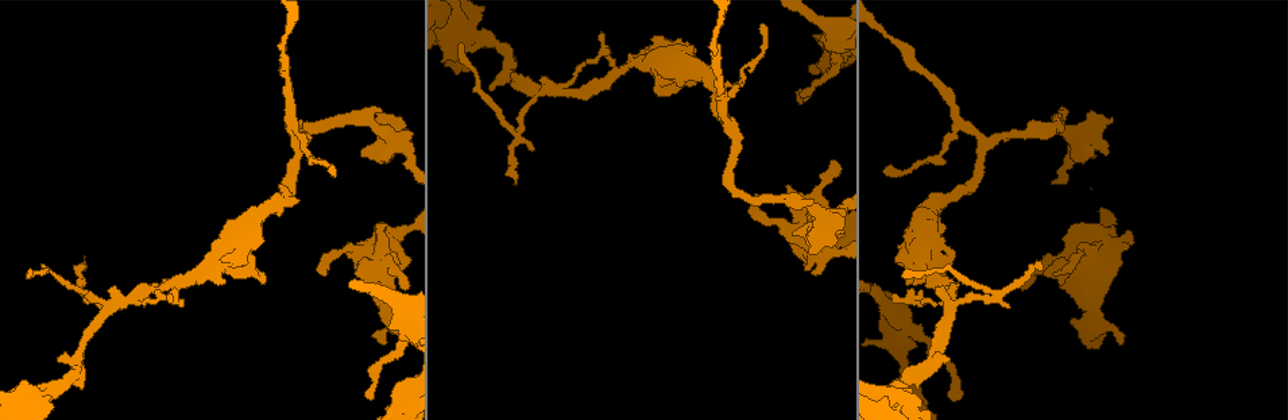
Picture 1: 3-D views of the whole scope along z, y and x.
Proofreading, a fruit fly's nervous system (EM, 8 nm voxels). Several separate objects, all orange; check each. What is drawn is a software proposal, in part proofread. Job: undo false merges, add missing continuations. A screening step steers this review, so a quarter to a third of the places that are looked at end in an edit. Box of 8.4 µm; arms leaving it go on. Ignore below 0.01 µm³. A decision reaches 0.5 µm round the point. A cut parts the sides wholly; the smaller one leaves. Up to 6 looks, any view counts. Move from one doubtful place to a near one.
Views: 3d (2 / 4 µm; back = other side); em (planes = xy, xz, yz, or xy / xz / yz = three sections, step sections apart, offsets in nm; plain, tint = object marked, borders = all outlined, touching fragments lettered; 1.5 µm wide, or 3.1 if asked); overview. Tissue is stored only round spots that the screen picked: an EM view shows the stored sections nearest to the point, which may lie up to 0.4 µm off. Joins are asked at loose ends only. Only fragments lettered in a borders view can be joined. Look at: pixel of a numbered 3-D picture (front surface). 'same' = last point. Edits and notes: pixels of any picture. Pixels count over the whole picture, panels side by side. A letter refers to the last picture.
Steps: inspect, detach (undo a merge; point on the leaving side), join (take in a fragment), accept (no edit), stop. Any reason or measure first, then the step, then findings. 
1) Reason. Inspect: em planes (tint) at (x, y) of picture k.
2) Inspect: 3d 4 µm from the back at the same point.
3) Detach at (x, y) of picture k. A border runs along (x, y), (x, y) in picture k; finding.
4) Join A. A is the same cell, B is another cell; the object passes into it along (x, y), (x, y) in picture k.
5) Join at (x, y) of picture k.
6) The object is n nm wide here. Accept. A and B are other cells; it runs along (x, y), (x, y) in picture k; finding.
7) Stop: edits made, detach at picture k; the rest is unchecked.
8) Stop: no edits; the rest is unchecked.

Free end. Inspect: em yz step 8 (borders) at (799, 97) of picture 1.

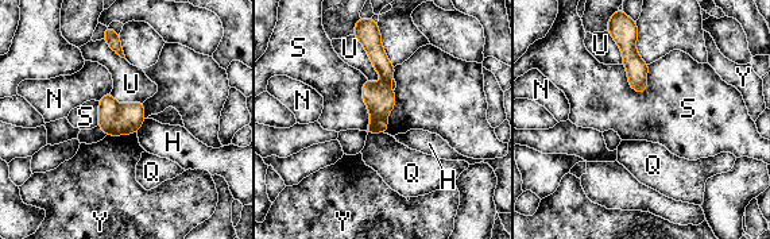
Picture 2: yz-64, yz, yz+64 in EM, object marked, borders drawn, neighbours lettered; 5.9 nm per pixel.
Cut it another way. Inspect: em planes (borders) at the same point.

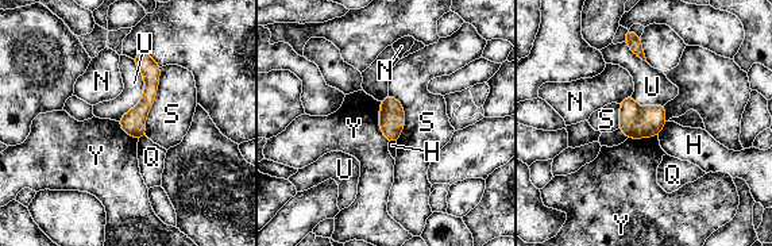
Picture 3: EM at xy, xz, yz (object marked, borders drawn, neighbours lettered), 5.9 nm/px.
The longest contact is with S, 420 nm. Accept. H, N, Q, S, U and Y are other cells; it runs along (142, 54), (150, 92), (135, 134) in picture 3; no lettered fragment goes on from it.

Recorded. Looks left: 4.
Branch stops here. Inspect: em yz step 4 (tint) at (517, 183) of picture 1.

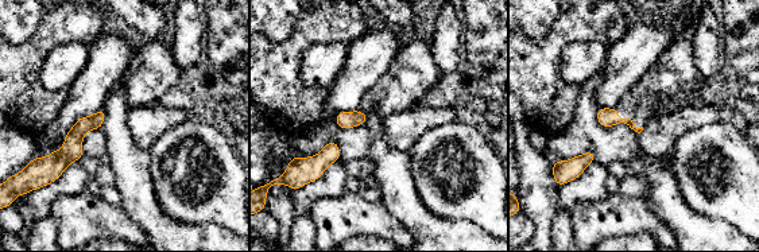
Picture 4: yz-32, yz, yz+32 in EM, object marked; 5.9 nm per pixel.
Cut it another way. Inspect: em planes (borders) at the same point.

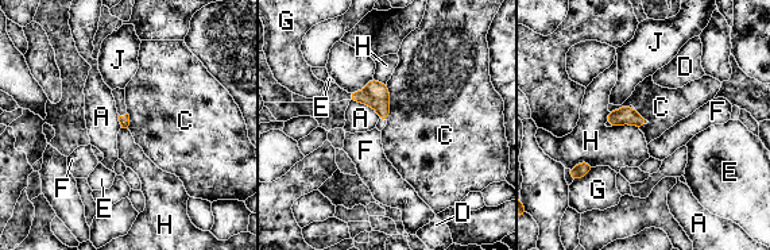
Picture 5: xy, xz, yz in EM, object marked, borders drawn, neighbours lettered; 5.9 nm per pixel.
The longest contact is with C, 240 nm. Join D. D is the same cell, A, C, E, F, G, H and J are other cells; the object passes into it along (124, 120), (122, 116), (119, 95) in picture 5; the cell continues.

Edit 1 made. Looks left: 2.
Stop: edits made, join at picture 5; the rest is unchecked.

